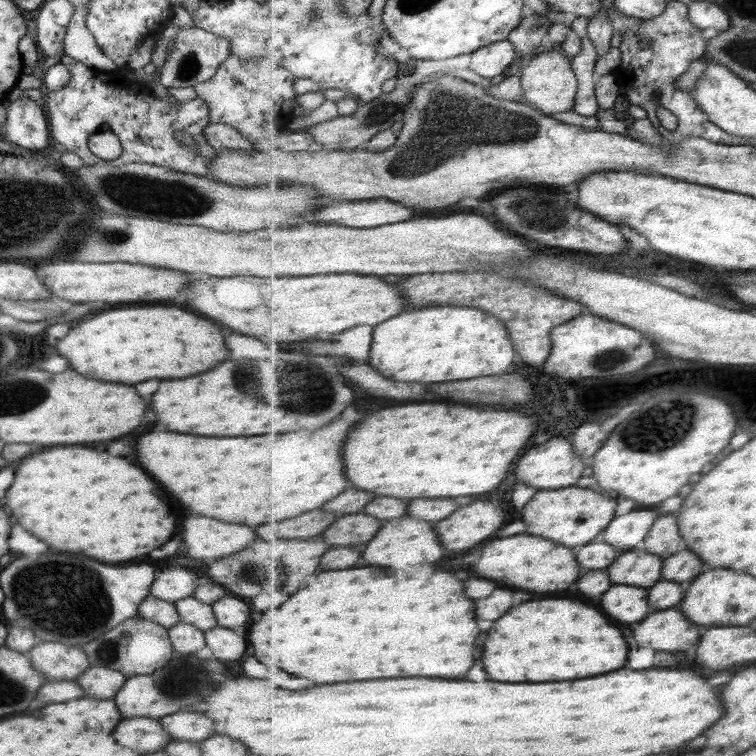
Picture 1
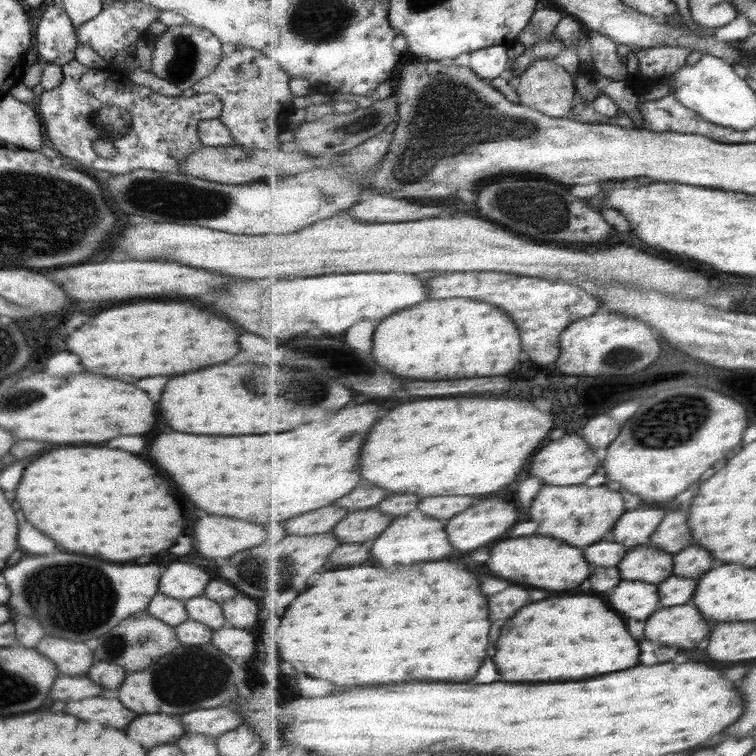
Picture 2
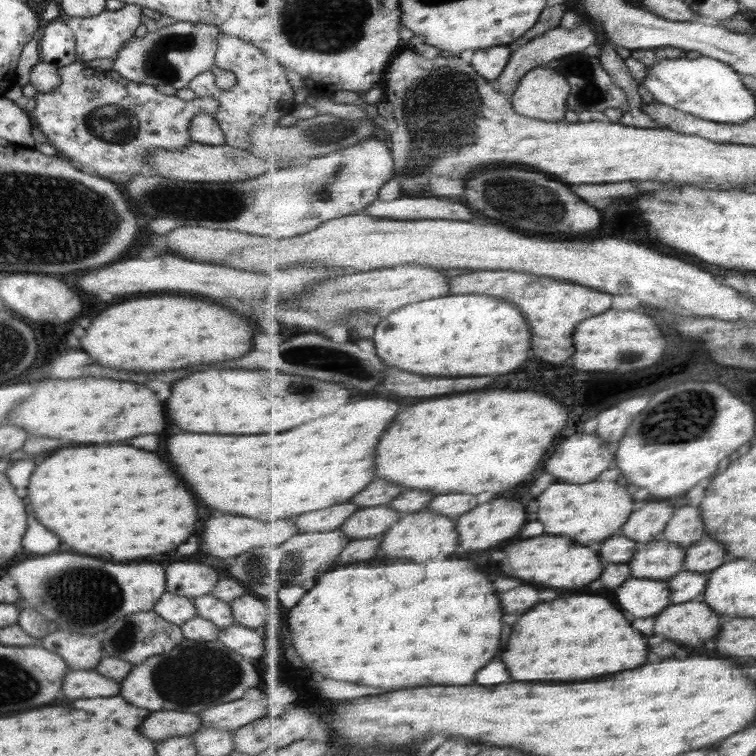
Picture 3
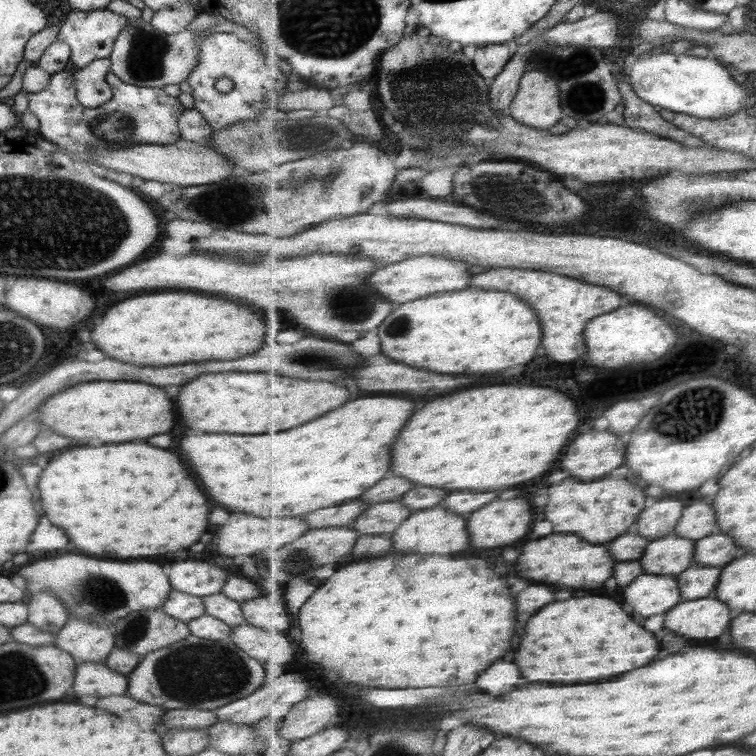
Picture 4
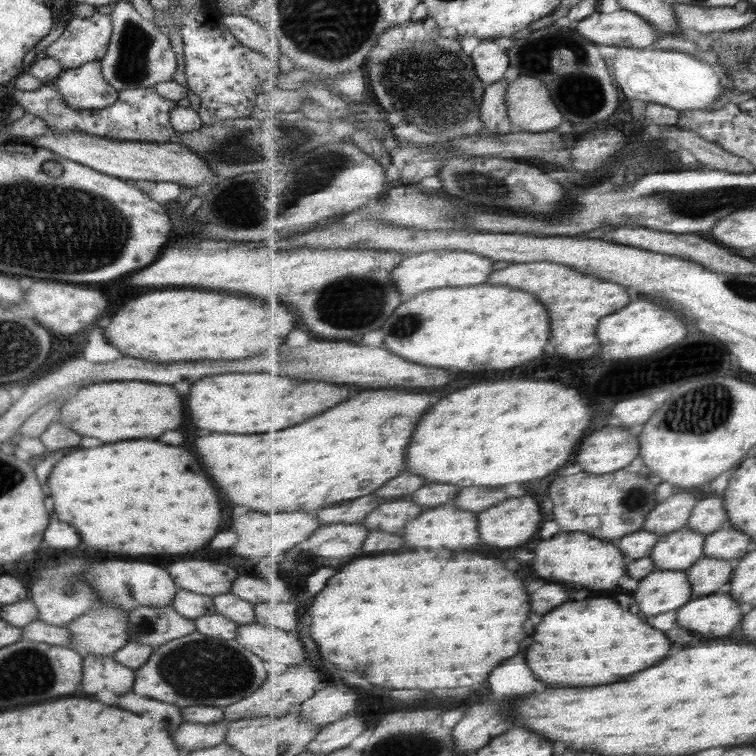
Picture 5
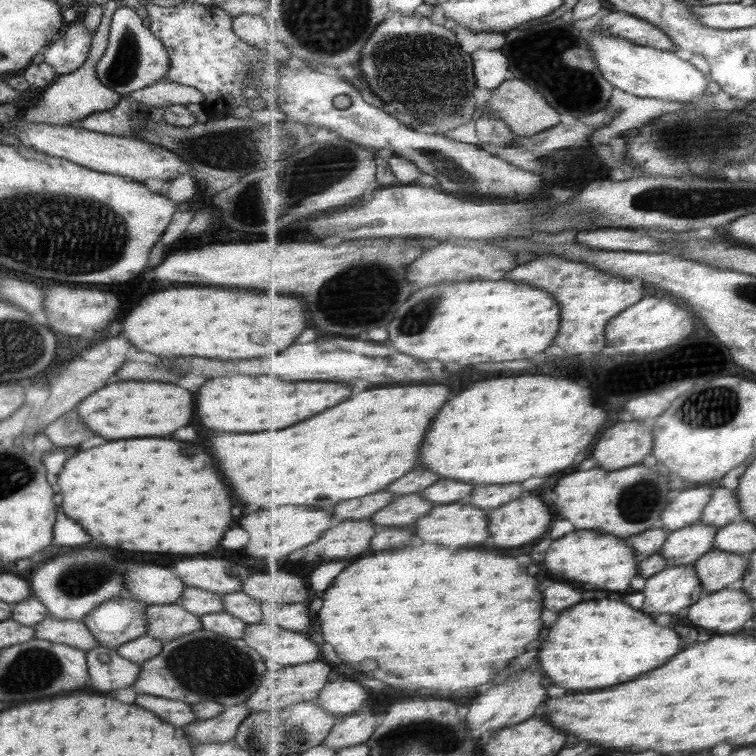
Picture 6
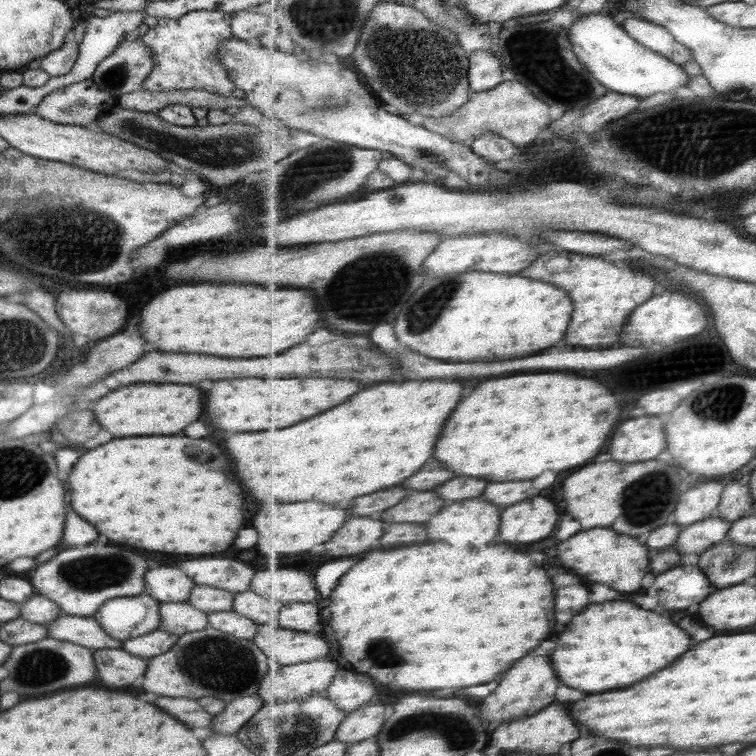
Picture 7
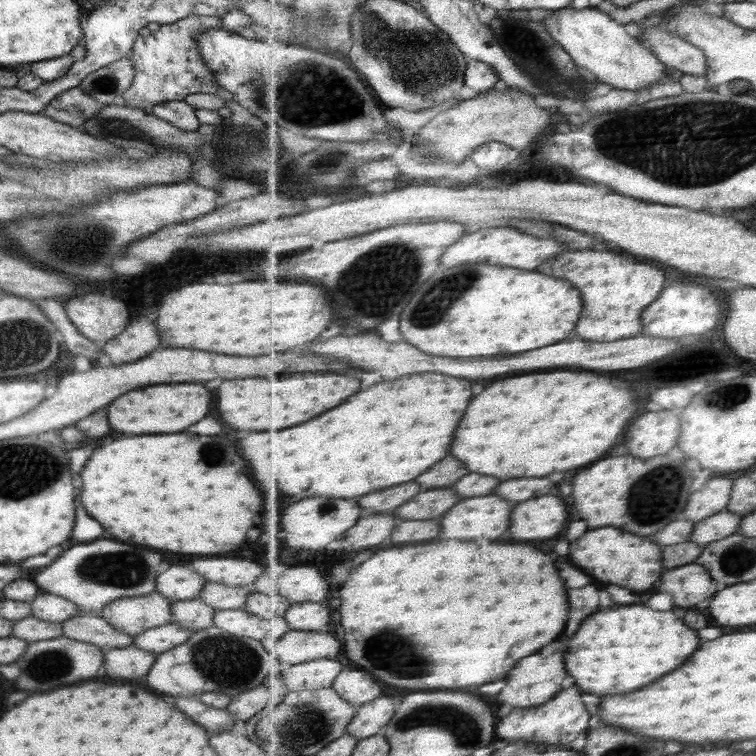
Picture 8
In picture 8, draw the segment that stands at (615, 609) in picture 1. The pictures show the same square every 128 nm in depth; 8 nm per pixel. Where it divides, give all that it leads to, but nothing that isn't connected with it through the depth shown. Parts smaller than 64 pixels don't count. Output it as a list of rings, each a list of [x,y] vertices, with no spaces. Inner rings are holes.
[[[695,562],[663,572],[661,592],[669,592],[677,606],[691,608],[717,594],[719,583],[705,566]]]

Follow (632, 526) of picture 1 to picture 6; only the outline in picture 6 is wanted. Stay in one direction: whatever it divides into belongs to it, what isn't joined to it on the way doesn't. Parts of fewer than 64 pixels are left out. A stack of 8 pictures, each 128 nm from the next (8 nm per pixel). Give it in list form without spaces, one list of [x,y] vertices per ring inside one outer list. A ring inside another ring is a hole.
[[[694,487],[681,491],[662,512],[663,528],[676,531],[699,522],[711,502],[713,489]]]

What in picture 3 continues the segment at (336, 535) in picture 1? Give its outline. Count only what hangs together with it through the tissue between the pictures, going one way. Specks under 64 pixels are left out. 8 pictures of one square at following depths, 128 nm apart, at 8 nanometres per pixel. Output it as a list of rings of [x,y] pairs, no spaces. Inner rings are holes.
[[[375,506],[375,508],[365,508],[353,514],[345,524],[343,530],[353,538],[353,540],[365,540],[365,538],[379,538],[383,536],[397,520],[399,512],[387,506]]]

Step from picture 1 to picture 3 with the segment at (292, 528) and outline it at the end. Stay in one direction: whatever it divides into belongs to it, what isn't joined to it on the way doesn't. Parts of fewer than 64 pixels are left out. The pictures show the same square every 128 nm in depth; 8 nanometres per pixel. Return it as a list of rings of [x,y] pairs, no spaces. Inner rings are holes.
[[[339,504],[327,510],[317,510],[311,514],[303,514],[297,520],[301,532],[329,532],[341,528],[347,518],[351,518],[359,510],[357,504]]]

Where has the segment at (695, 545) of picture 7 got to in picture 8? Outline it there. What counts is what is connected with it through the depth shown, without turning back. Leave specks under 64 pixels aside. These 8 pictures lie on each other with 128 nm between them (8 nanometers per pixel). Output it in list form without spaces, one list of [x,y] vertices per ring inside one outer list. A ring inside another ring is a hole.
[[[727,510],[720,512],[696,523],[689,540],[695,541],[695,543],[699,543],[699,546],[705,548],[711,543],[724,540],[724,538],[737,533],[742,520],[734,512]]]

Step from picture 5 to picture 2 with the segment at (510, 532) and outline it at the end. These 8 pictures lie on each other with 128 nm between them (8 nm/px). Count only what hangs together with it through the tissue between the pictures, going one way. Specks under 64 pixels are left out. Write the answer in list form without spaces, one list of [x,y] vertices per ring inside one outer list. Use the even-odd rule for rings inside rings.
[[[485,500],[479,506],[455,516],[447,524],[451,544],[463,552],[471,552],[501,540],[519,522],[517,506],[501,500]]]

